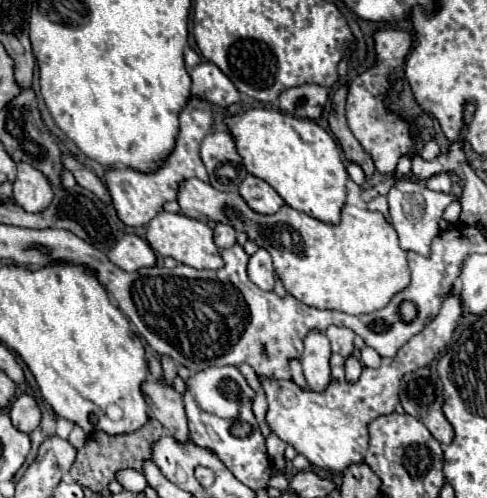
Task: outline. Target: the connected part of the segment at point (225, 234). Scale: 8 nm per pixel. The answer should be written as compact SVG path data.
M218 223L218 225L214 227L214 243L216 243L218 249L228 249L228 247L232 247L232 245L236 243L236 231L234 231L234 227Z

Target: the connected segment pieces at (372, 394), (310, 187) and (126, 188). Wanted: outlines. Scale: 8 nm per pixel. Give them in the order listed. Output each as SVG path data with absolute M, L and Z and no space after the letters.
M448 297L438 317L432 319L422 333L400 347L396 357L384 357L380 369L364 367L360 381L352 385L332 381L324 393L314 393L302 391L294 381L262 379L262 387L268 397L266 419L272 433L292 445L296 453L304 455L316 469L322 469L328 475L344 473L350 465L364 463L364 455L368 451L368 423L380 415L390 415L396 409L400 379L418 367L428 367L452 339L454 327L460 319L460 299Z
M250 109L248 113L228 117L226 125L252 175L272 185L292 209L304 211L330 225L340 223L340 211L346 203L348 191L346 183L350 177L338 145L326 129L316 125L314 120L268 109Z
M190 97L190 101L180 113L180 135L176 139L176 147L158 171L140 173L140 171L122 167L122 169L110 169L106 173L106 185L112 195L114 209L126 225L130 227L148 225L150 219L162 211L162 205L166 201L174 201L178 197L178 187L182 181L192 177L200 181L208 181L208 173L200 159L200 143L210 131L212 131L212 103L206 103L204 99L198 99L198 97Z

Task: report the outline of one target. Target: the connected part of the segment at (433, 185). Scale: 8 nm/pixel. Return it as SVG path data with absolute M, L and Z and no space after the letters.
M447 172L438 173L426 181L426 187L437 192L450 193L451 185L452 180Z

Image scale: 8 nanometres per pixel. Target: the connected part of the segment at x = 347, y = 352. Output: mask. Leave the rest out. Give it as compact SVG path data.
M330 325L326 329L326 337L332 345L332 353L340 353L344 357L352 355L352 351L354 351L354 331L350 331L346 327Z

